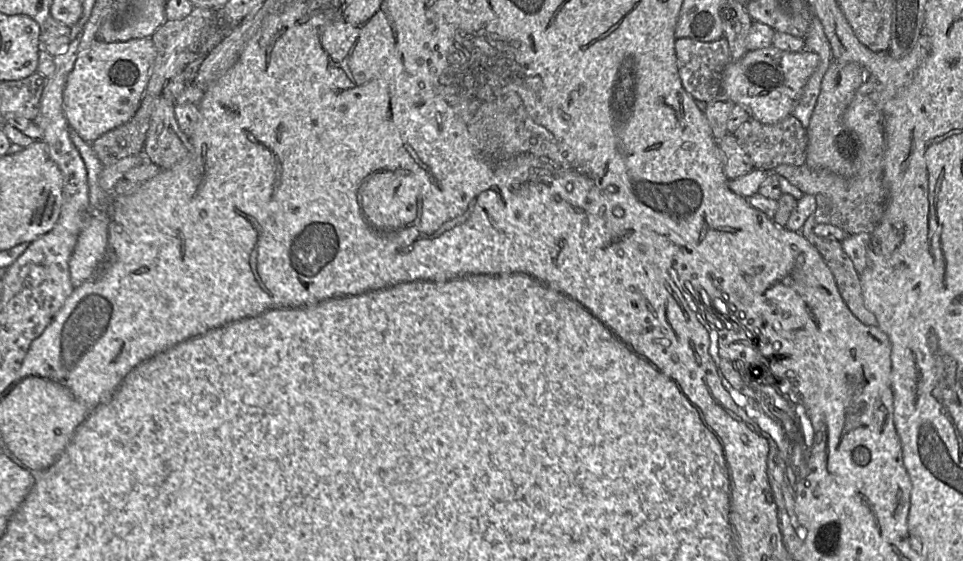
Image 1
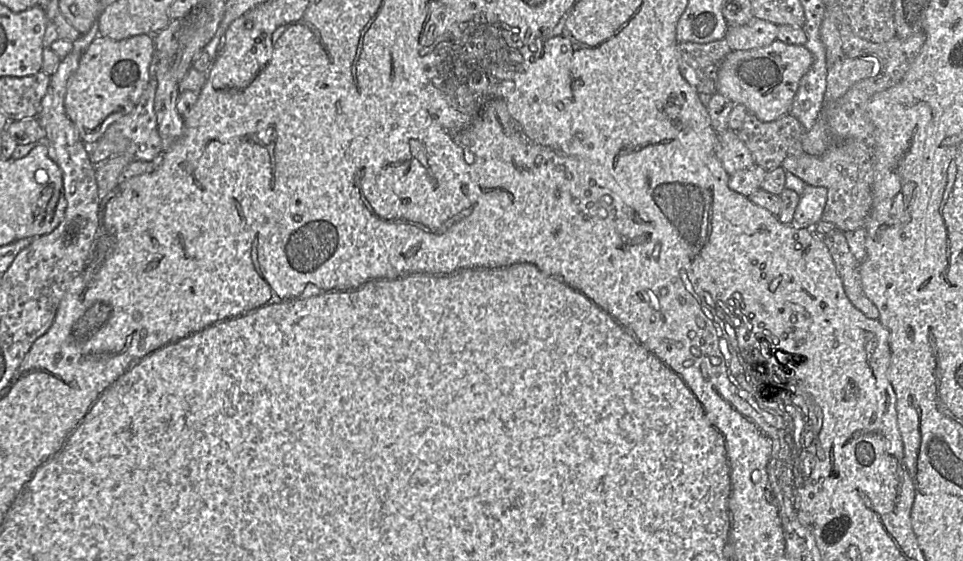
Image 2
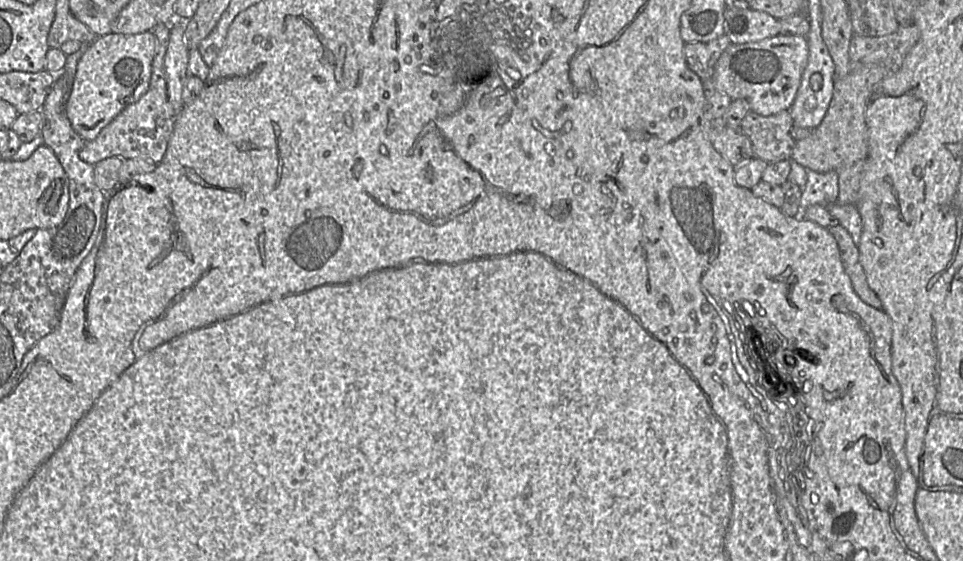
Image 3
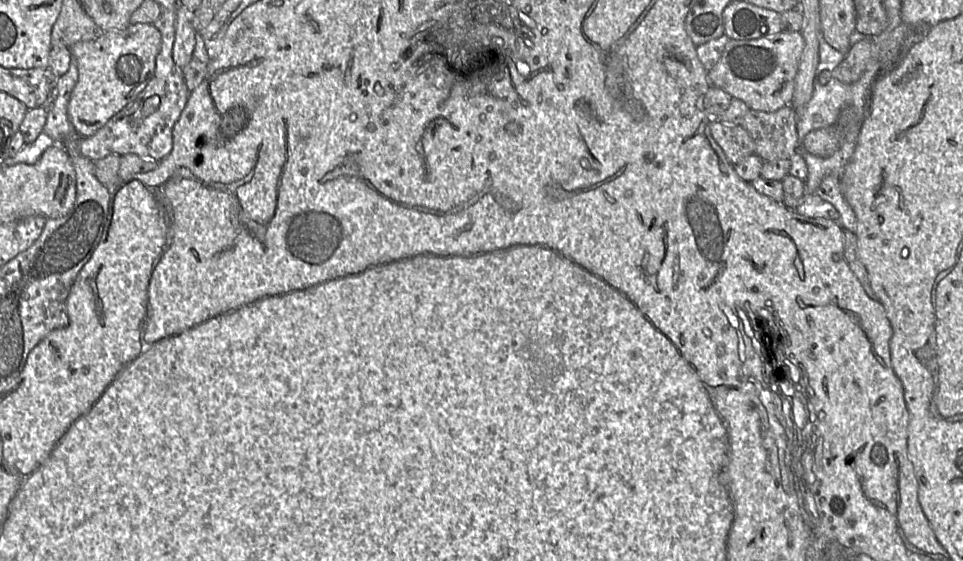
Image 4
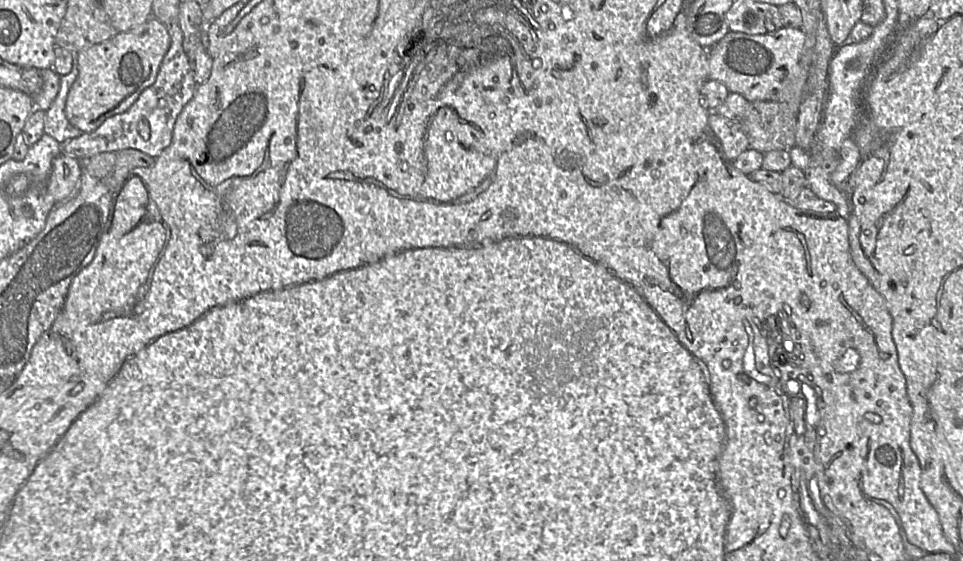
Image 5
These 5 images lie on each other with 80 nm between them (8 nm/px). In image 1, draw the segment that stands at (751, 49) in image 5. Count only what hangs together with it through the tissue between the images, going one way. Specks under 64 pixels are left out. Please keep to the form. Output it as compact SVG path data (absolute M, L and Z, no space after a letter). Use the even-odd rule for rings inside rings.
M772 45L747 51L740 59L730 60L721 79L721 93L734 104L747 109L762 124L774 124L790 115L804 85L819 64L816 53L802 49L787 52Z

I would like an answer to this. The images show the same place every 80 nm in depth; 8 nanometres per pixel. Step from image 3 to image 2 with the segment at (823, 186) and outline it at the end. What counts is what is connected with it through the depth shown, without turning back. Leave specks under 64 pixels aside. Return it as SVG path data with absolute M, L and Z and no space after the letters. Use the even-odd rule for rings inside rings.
M806 185L791 224L798 228L813 228L821 220L826 201L826 188Z

